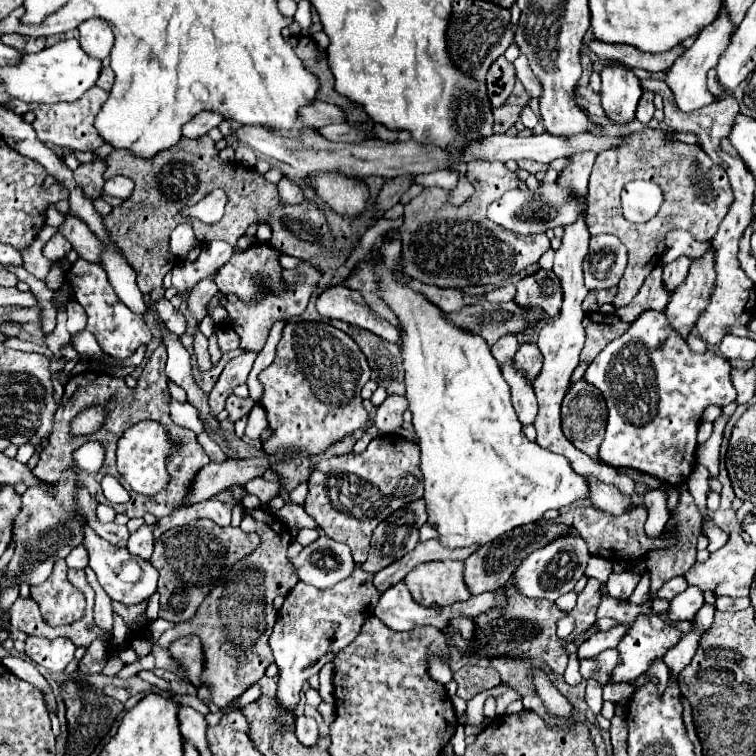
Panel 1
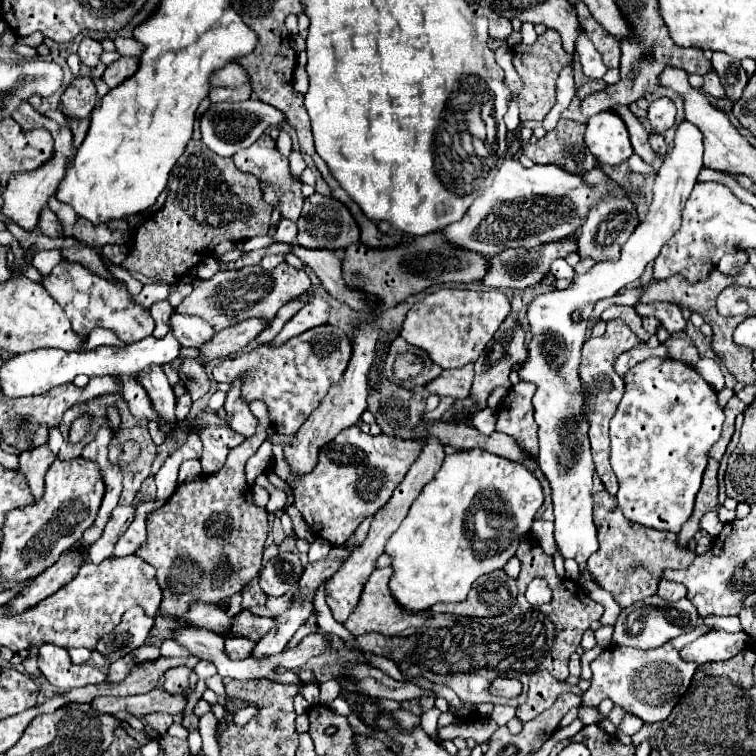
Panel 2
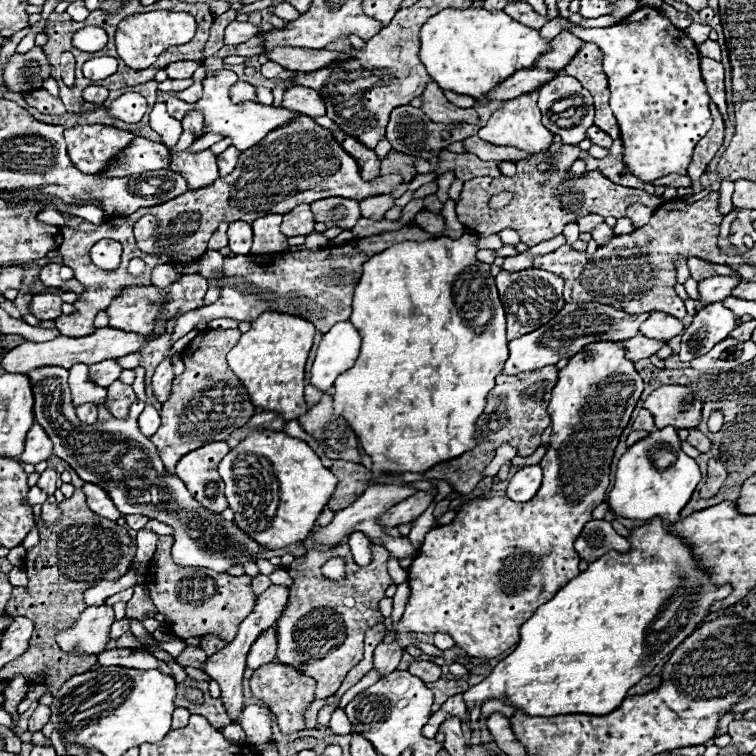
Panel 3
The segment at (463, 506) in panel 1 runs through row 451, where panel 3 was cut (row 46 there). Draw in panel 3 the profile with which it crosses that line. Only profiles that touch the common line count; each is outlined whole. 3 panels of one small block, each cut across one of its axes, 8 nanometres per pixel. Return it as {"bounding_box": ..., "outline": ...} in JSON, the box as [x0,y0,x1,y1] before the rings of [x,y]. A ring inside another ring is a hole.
{"bounding_box":[420,8,550,102],"outline":[[[446,8],[422,26],[420,40],[420,60],[440,88],[474,96],[476,102],[486,102],[484,94],[516,70],[530,68],[550,48],[550,40],[540,38],[538,30],[518,24],[504,12],[488,12],[484,8]]]}

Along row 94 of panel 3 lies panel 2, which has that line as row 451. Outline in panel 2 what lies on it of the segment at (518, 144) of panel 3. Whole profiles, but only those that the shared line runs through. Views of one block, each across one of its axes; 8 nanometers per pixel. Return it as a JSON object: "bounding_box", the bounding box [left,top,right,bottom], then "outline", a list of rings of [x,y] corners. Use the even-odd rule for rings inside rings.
{"bounding_box":[496,384,538,458],"outline":[[[516,384],[508,390],[508,398],[500,404],[496,432],[512,436],[520,450],[532,458],[538,454],[538,424],[534,422],[532,408],[534,386],[532,384]]]}

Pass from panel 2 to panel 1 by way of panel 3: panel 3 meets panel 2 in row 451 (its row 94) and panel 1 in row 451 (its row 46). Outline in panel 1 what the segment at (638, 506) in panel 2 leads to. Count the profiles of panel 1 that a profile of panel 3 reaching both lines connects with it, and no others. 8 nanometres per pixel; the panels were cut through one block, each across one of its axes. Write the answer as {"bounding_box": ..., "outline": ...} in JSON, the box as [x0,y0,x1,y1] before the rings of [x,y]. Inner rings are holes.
{"bounding_box":[584,310,736,486],"outline":[[[646,310],[636,322],[630,324],[630,328],[620,336],[616,338],[614,342],[610,342],[596,358],[594,362],[588,366],[584,378],[588,382],[592,382],[592,386],[596,386],[602,394],[604,394],[604,400],[606,400],[606,406],[608,406],[608,426],[606,426],[606,434],[604,434],[604,440],[602,440],[602,446],[600,446],[600,458],[608,464],[608,466],[614,466],[614,468],[634,468],[642,474],[650,474],[650,476],[656,476],[660,478],[664,484],[672,484],[672,486],[680,486],[688,480],[688,476],[692,474],[694,466],[696,466],[696,432],[698,432],[698,424],[702,420],[702,414],[704,410],[710,406],[710,404],[716,404],[716,406],[726,406],[730,404],[734,398],[736,398],[736,390],[730,382],[730,362],[724,360],[720,354],[716,354],[714,350],[706,350],[702,354],[698,352],[692,352],[686,344],[684,338],[680,338],[680,334],[676,334],[676,330],[672,330],[672,326],[668,324],[666,316],[662,312],[654,312],[654,310]]]}

